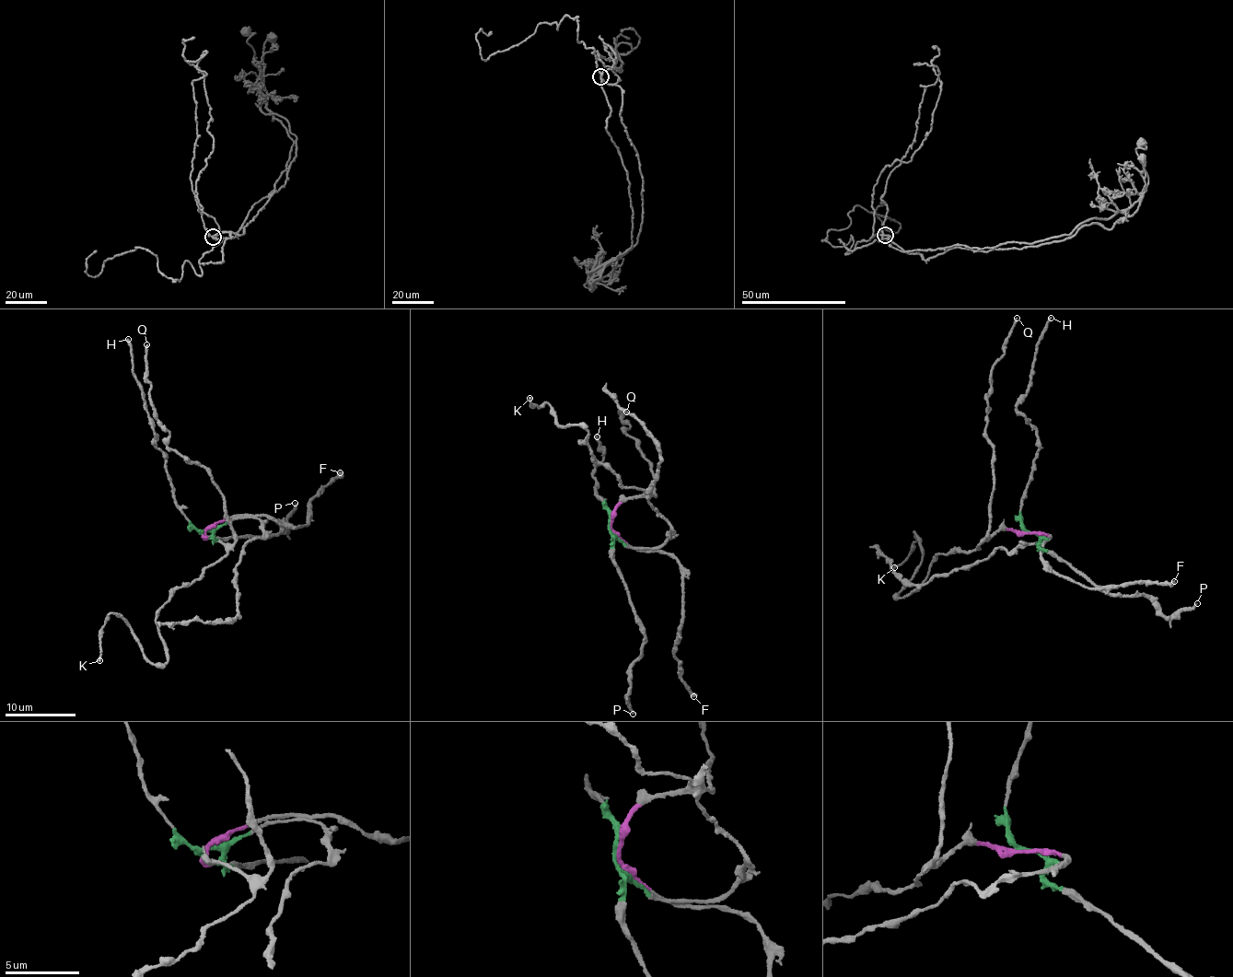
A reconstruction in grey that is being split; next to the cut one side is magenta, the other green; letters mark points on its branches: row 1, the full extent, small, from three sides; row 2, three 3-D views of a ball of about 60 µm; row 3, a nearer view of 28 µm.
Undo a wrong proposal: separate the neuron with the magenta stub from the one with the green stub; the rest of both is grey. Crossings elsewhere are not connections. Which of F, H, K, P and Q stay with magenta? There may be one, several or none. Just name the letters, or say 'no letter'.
F, K, Q

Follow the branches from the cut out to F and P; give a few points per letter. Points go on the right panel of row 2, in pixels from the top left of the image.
F: (1032, 533), (1049, 534), (1040, 548), (1052, 571), (1090, 587), (1109, 589), (1139, 582), (1174, 581)
P: (1032, 533), (1043, 549), (1111, 593), (1141, 594), (1174, 616), (1196, 603)

